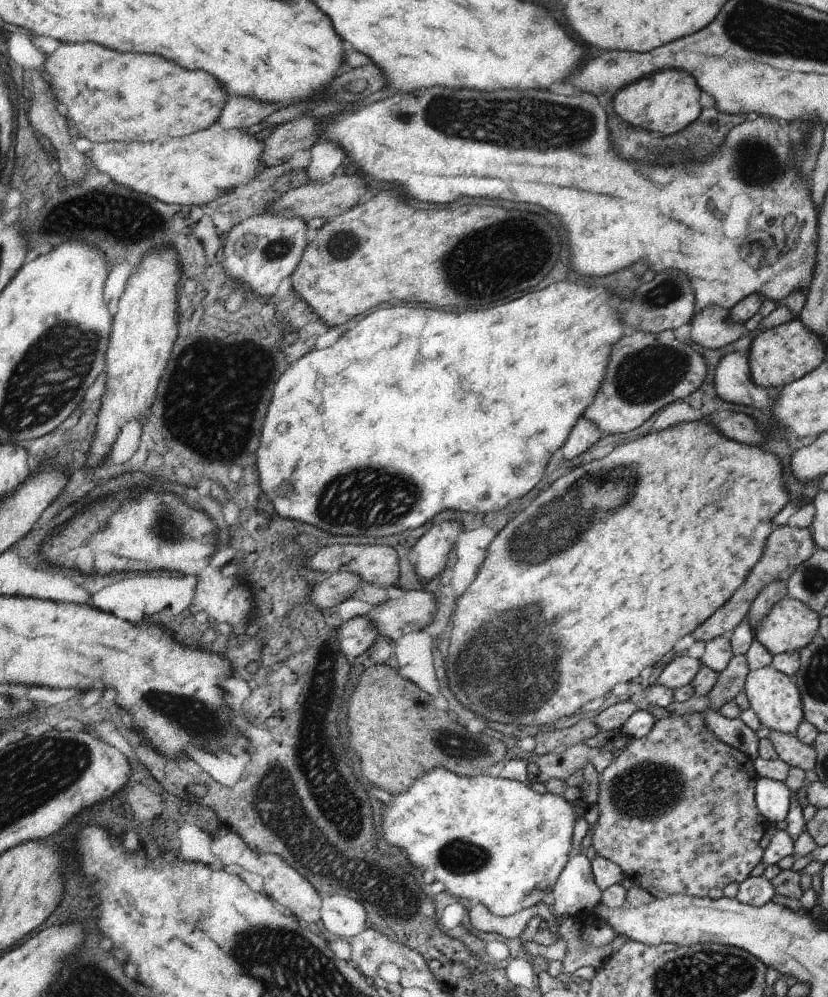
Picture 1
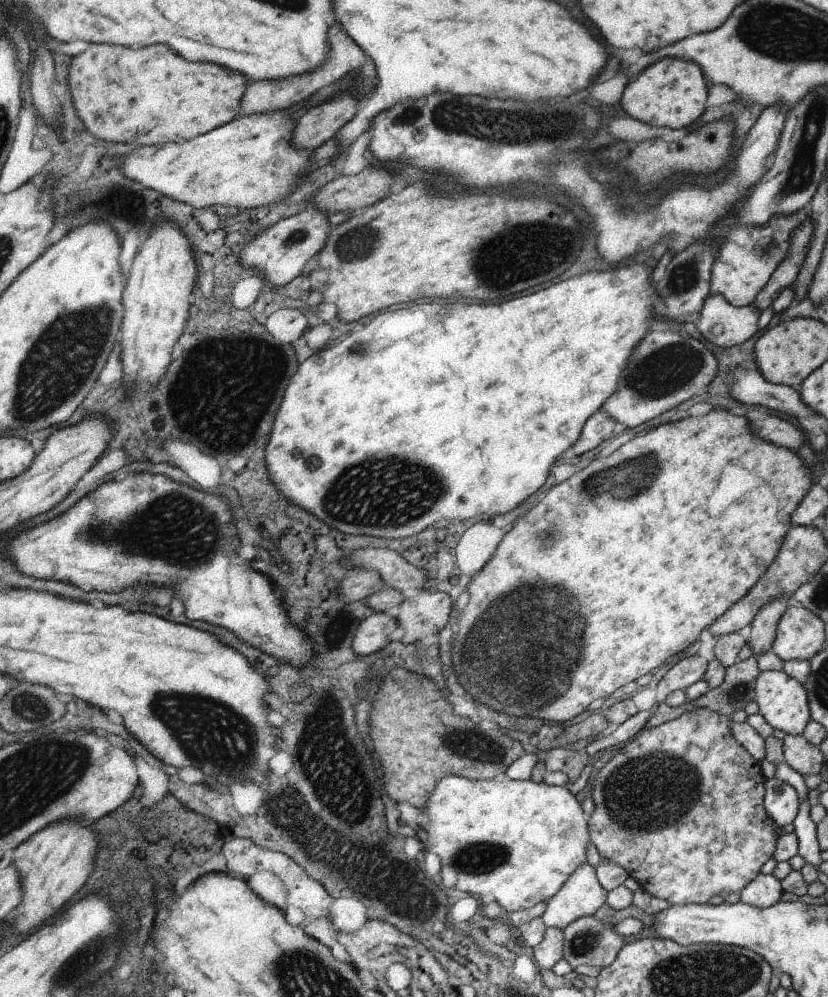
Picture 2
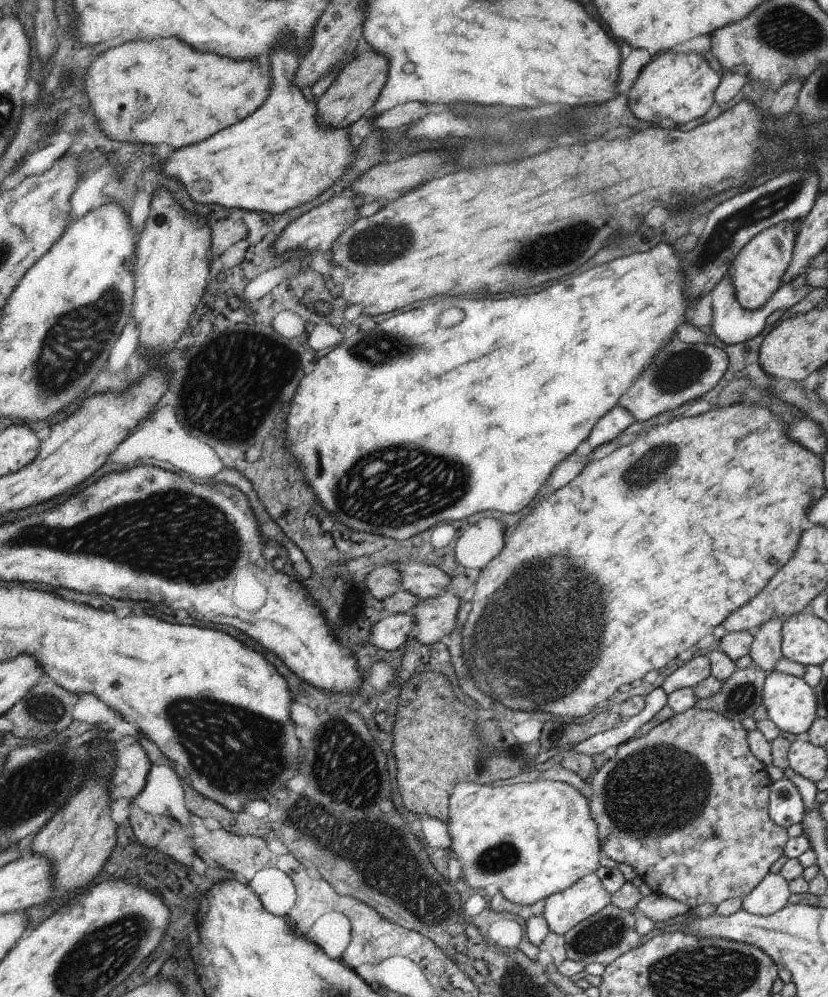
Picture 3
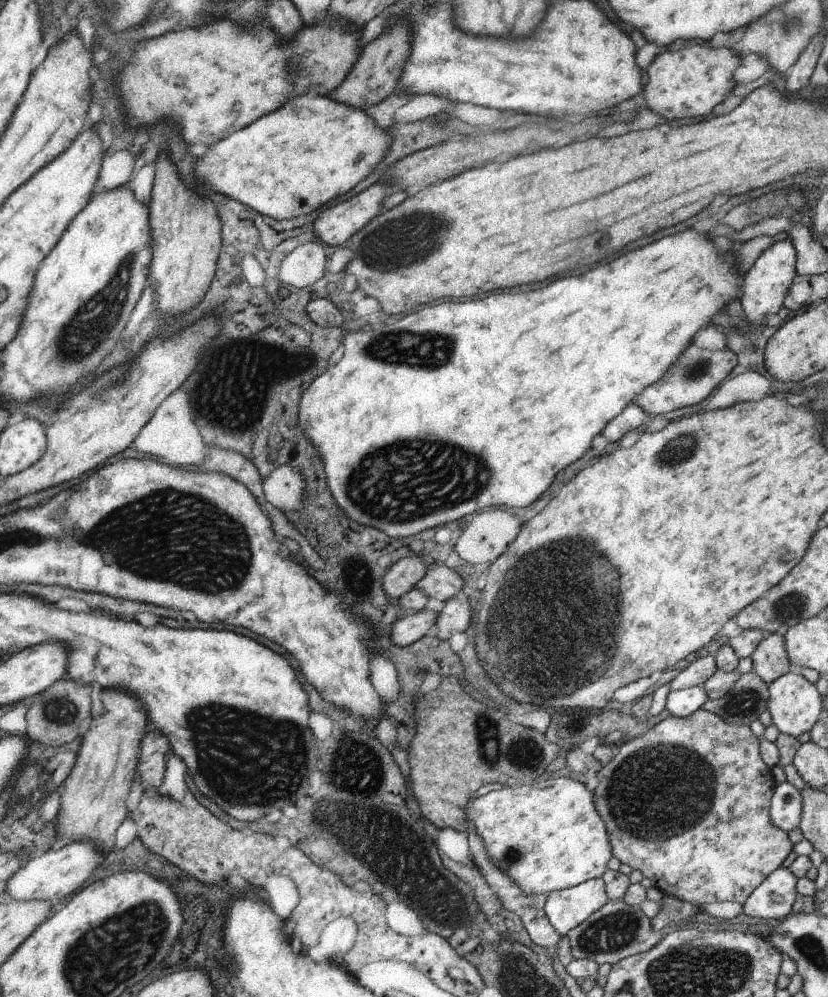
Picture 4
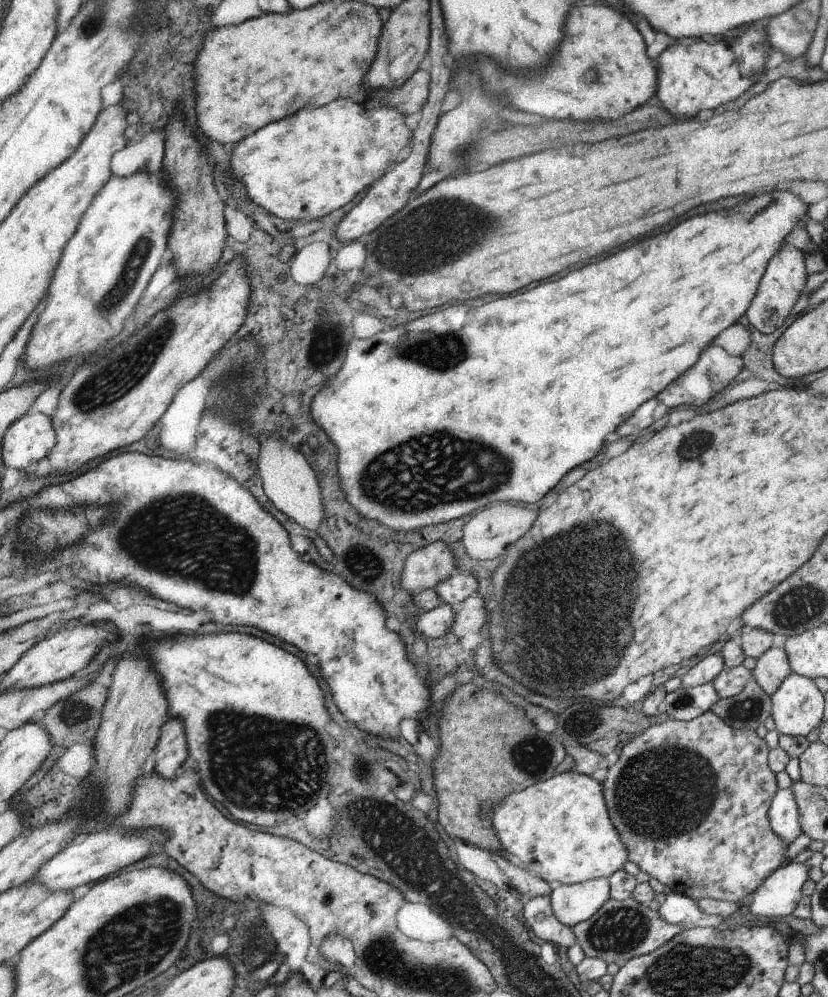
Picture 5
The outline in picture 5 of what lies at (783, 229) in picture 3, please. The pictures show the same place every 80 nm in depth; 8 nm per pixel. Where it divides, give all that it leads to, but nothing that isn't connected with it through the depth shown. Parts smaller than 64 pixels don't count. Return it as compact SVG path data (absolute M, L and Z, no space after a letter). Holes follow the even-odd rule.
M784 248L776 258L772 258L772 266L768 266L768 274L764 274L760 282L760 294L756 294L756 302L747 310L747 322L756 330L763 333L771 333L780 329L790 316L794 304L805 292L804 286L809 272L806 268L805 256L798 248Z

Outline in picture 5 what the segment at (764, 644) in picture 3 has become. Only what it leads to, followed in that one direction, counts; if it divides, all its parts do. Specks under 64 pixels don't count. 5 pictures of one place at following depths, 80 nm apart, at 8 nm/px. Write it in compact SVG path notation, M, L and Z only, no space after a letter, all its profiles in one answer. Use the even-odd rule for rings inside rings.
M772 647L757 660L757 665L753 669L753 678L767 696L771 697L793 670L784 649Z

